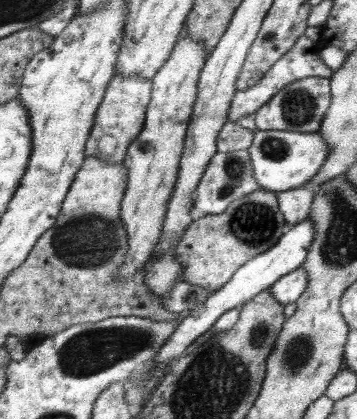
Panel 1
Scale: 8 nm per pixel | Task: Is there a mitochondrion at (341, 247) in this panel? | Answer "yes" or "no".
yes

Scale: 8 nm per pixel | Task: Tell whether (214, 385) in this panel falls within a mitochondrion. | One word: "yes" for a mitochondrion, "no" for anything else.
yes

